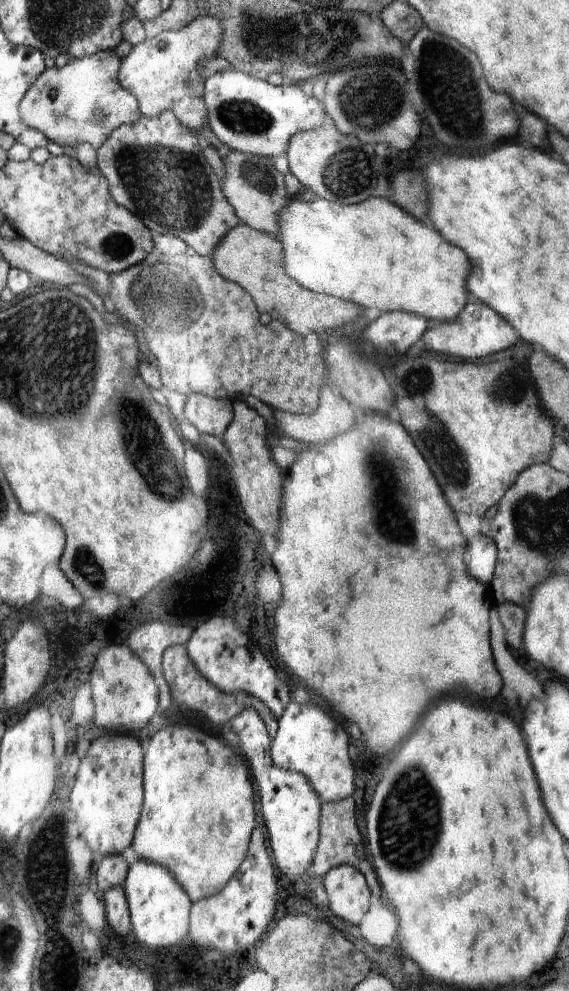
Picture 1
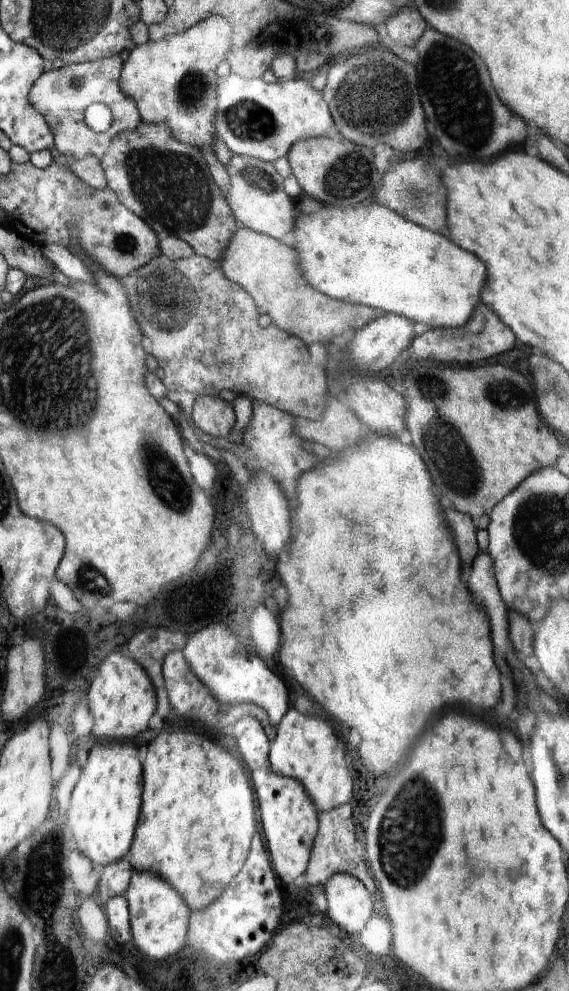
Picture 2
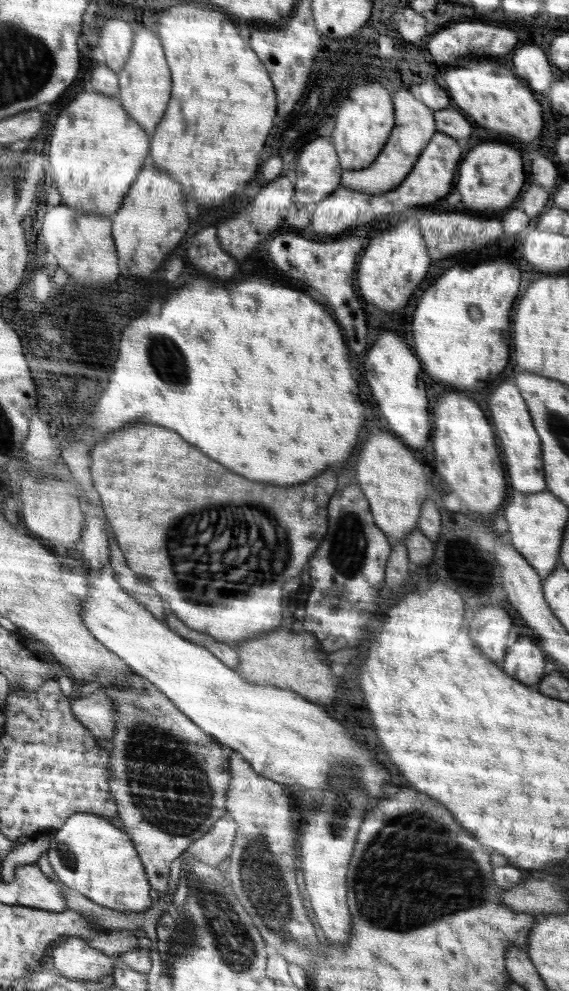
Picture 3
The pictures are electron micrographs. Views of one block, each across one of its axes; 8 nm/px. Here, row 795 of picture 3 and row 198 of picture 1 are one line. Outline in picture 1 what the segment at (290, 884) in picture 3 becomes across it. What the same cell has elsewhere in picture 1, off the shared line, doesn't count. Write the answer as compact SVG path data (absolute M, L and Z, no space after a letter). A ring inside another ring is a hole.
M232 151L223 159L225 176L221 190L226 201L235 209L241 223L259 232L279 238L279 213L283 211L290 196L285 188L285 176L275 168L274 158Z

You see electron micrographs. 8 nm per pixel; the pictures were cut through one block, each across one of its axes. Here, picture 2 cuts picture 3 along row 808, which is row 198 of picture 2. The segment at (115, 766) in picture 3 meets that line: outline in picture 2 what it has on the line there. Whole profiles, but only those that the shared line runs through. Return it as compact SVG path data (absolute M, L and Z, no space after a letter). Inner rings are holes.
M141 122L135 131L124 131L115 136L107 154L99 161L108 188L112 189L118 199L135 212L136 216L147 221L160 237L177 236L189 244L196 255L220 262L237 230L237 220L226 197L214 182L208 165L202 160L202 154L204 151L198 154L190 145L180 142L167 124L151 125Z

